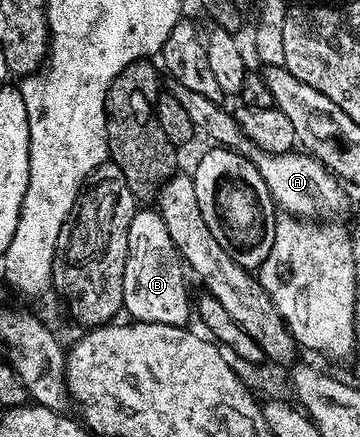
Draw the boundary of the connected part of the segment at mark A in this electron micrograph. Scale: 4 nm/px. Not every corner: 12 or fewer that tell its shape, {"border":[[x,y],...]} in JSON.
{"border":[[170,79],[194,129],[246,156],[281,212],[329,216],[336,176],[301,150],[271,154],[236,115]]}

